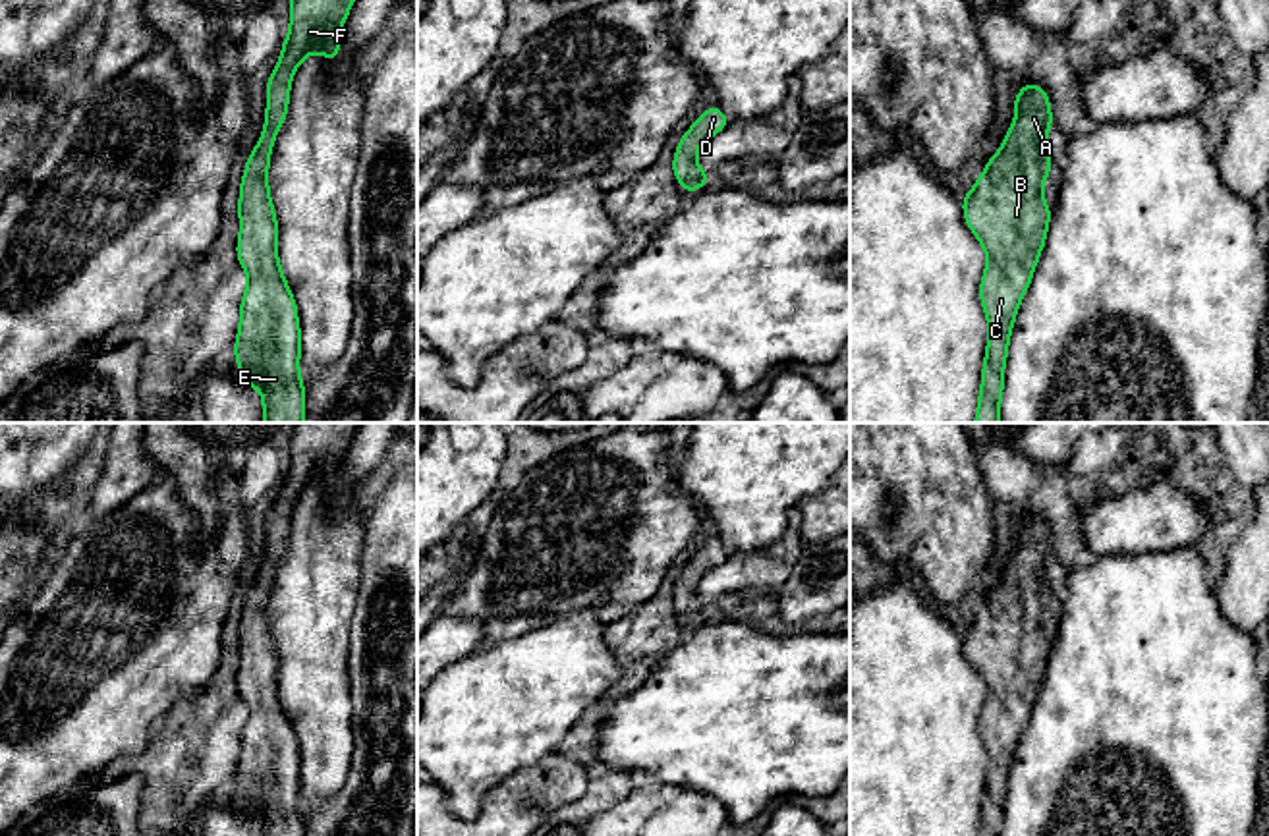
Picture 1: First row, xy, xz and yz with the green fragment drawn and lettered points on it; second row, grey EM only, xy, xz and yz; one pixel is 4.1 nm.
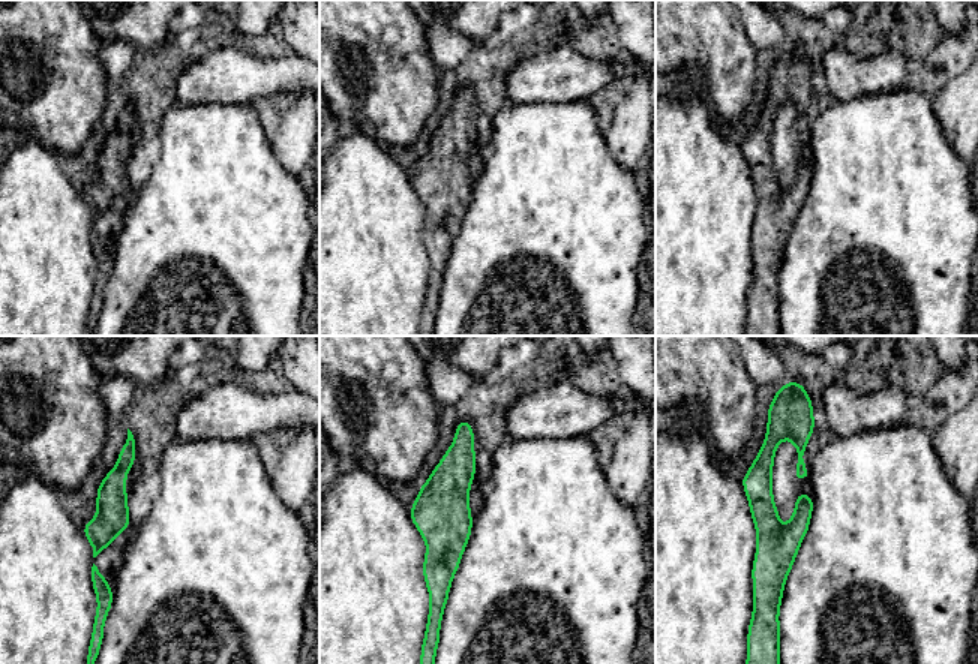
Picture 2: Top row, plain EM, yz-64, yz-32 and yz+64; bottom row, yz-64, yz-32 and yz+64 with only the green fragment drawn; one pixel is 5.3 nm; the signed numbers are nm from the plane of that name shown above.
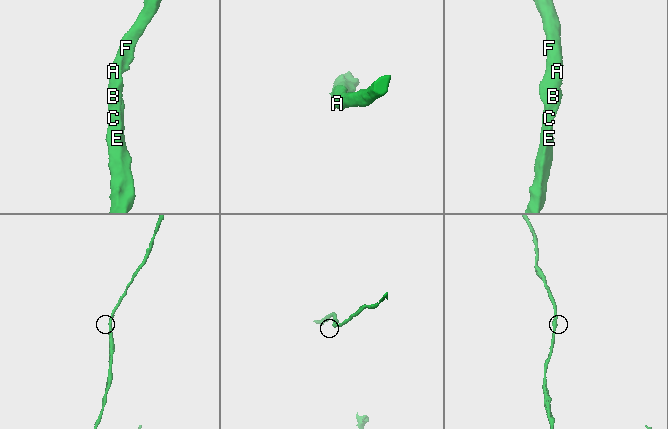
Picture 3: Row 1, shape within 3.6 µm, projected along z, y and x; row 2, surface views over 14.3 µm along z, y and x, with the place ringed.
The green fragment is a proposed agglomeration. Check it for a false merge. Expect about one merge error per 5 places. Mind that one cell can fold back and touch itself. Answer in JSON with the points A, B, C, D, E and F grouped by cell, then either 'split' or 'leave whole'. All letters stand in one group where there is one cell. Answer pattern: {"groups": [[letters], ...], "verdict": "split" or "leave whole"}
{"groups": [["A", "B", "C", "D", "E", "F"]], "verdict": "leave whole"}

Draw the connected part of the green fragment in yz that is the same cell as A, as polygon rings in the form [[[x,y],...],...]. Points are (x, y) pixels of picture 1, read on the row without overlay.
[[[1026,514],[1022,523],[1014,527],[1014,539],[1016,550],[1001,583],[987,593],[985,604],[962,631],[964,653],[987,685],[979,732],[989,755],[989,770],[977,836],[1001,836],[1012,757],[1031,716],[1053,647],[1043,631],[1043,612],[1053,604],[1047,577],[1047,564],[1053,560],[1049,527],[1039,517]]]

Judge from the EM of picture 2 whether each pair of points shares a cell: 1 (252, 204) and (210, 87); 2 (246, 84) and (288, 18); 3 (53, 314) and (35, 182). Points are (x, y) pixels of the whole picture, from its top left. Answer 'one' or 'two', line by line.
1: two
2: one
3: one

